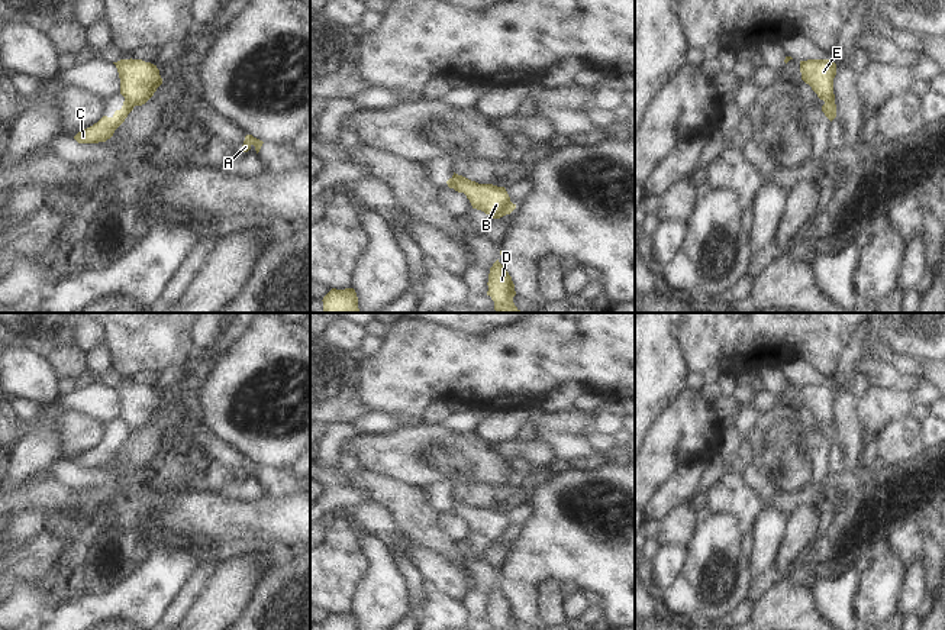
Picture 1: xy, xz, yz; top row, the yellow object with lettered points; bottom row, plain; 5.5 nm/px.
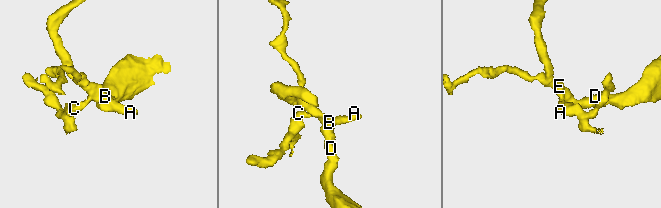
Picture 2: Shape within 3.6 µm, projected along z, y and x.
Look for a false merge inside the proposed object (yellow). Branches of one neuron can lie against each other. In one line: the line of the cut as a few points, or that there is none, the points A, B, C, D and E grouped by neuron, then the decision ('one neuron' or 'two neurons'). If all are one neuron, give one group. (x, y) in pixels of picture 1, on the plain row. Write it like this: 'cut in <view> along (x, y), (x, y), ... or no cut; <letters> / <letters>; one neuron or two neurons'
cut in xy along (125, 423), (135, 429); A B D E / C; two neurons

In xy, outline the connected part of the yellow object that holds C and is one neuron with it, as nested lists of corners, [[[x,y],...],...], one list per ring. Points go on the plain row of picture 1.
[[[123,426],[120,434],[116,434],[112,442],[103,440],[97,448],[93,450],[83,453],[78,456],[74,463],[78,468],[99,468],[106,466],[115,458],[115,455],[125,446],[128,439],[133,434],[135,429],[129,426]]]

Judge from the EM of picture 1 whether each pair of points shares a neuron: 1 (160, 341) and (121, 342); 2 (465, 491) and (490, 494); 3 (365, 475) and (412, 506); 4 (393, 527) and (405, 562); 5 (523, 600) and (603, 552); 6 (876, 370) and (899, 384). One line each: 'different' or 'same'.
1: same
2: same
3: same
4: same
5: same
6: same

